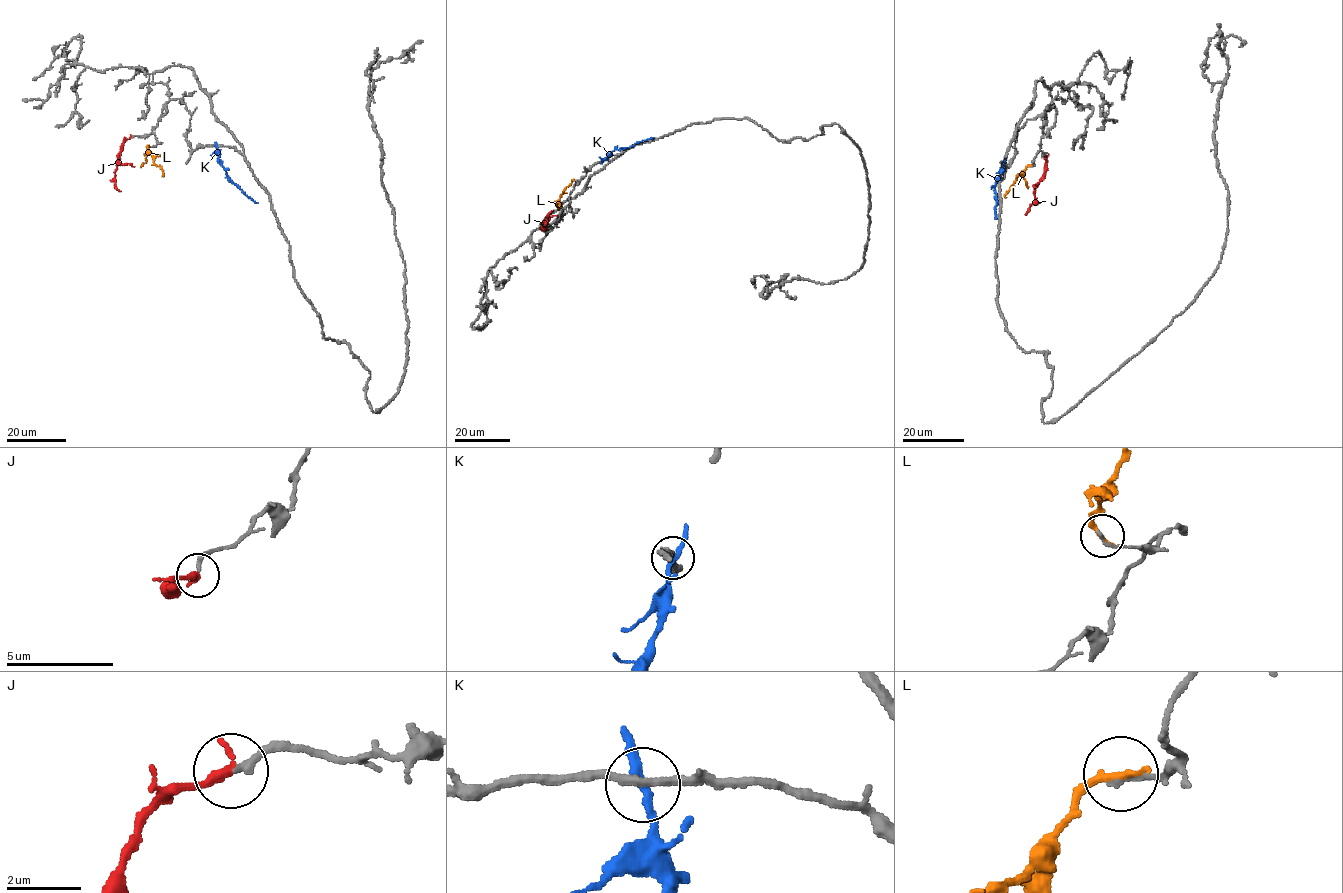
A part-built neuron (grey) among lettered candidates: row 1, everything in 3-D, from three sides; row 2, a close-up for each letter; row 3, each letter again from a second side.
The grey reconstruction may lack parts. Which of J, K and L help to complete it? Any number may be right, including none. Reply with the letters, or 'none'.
J

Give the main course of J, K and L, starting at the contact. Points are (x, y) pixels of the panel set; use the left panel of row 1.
J: (131, 138), (124, 142), (117, 157), (114, 179), (115, 188), (120, 190)
K: (217, 146), (218, 160), (227, 175), (257, 203)
L: (148, 145), (154, 164), (163, 170), (162, 177)

